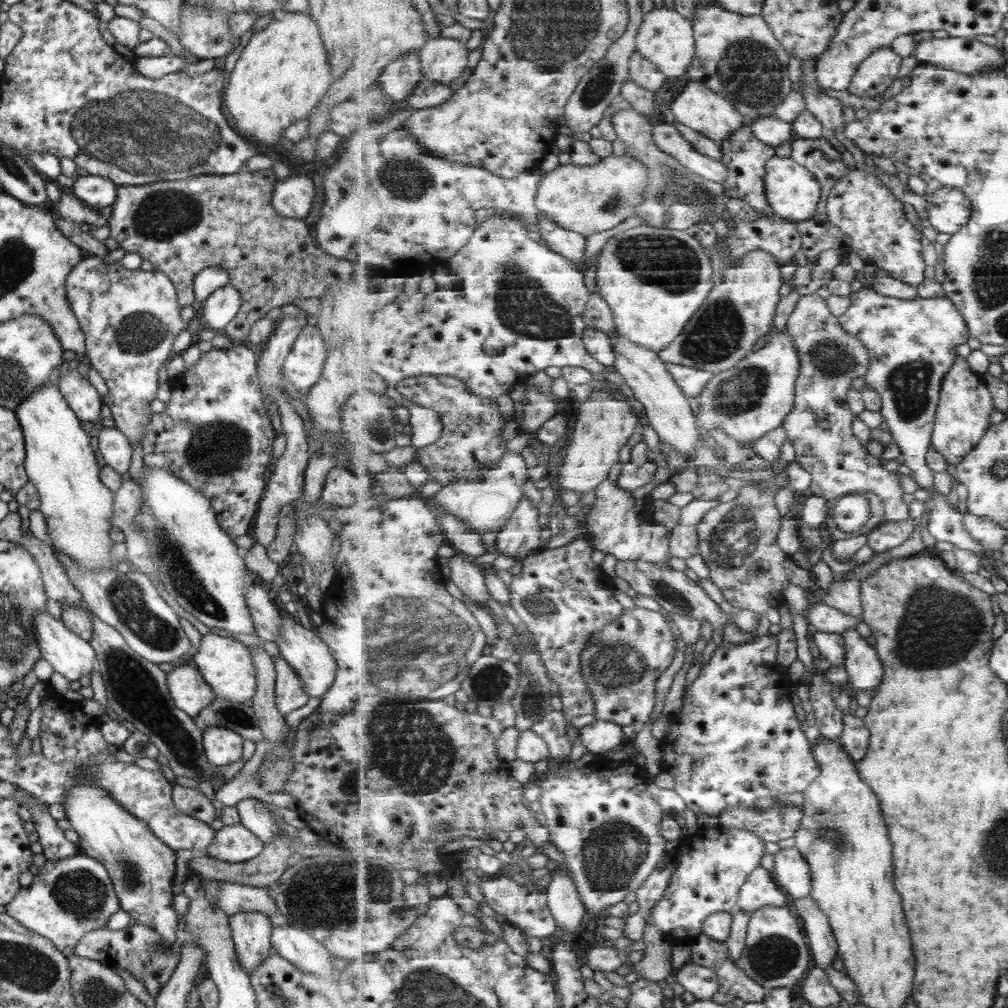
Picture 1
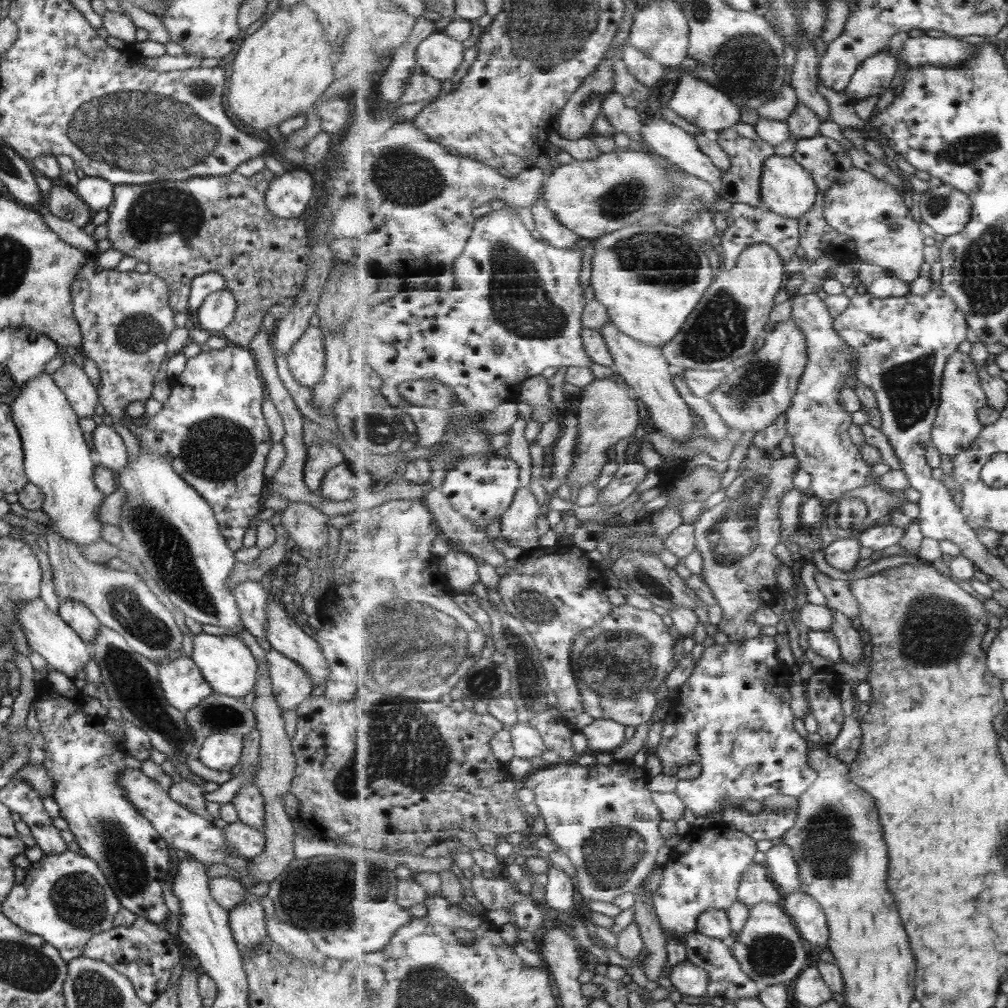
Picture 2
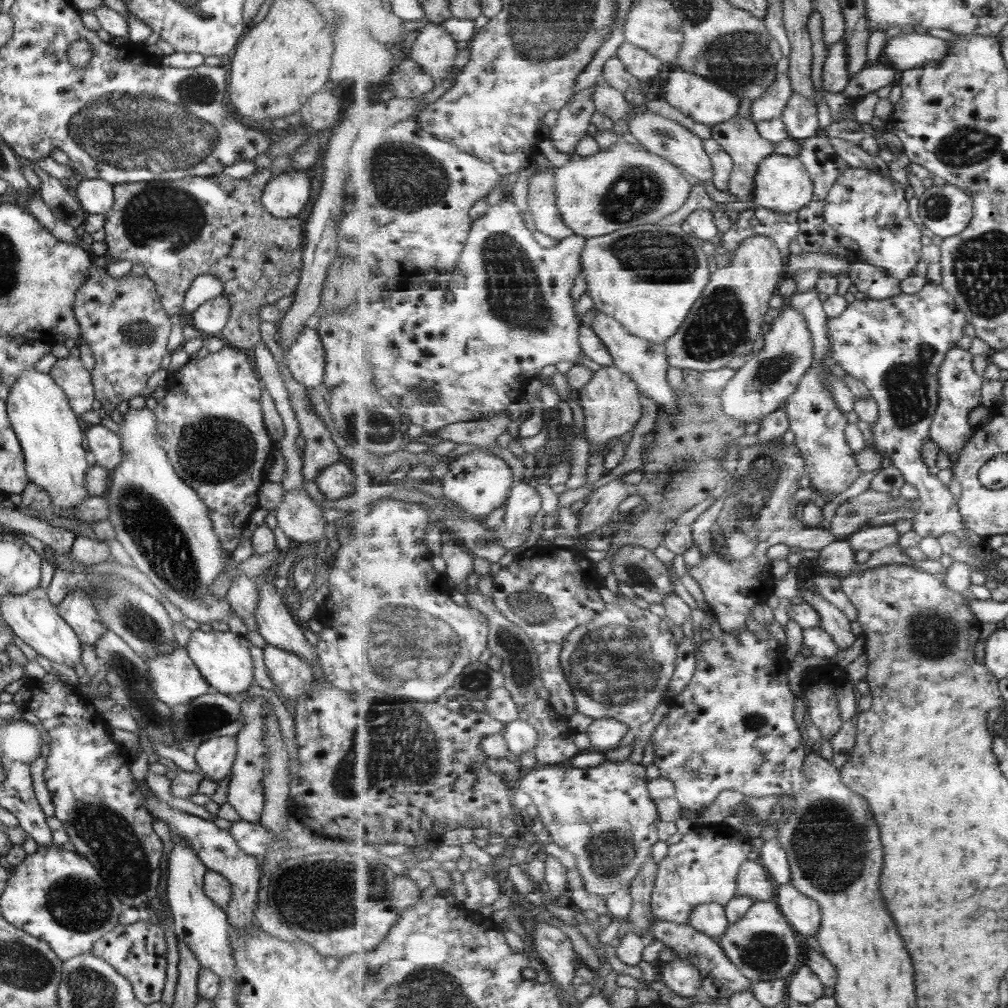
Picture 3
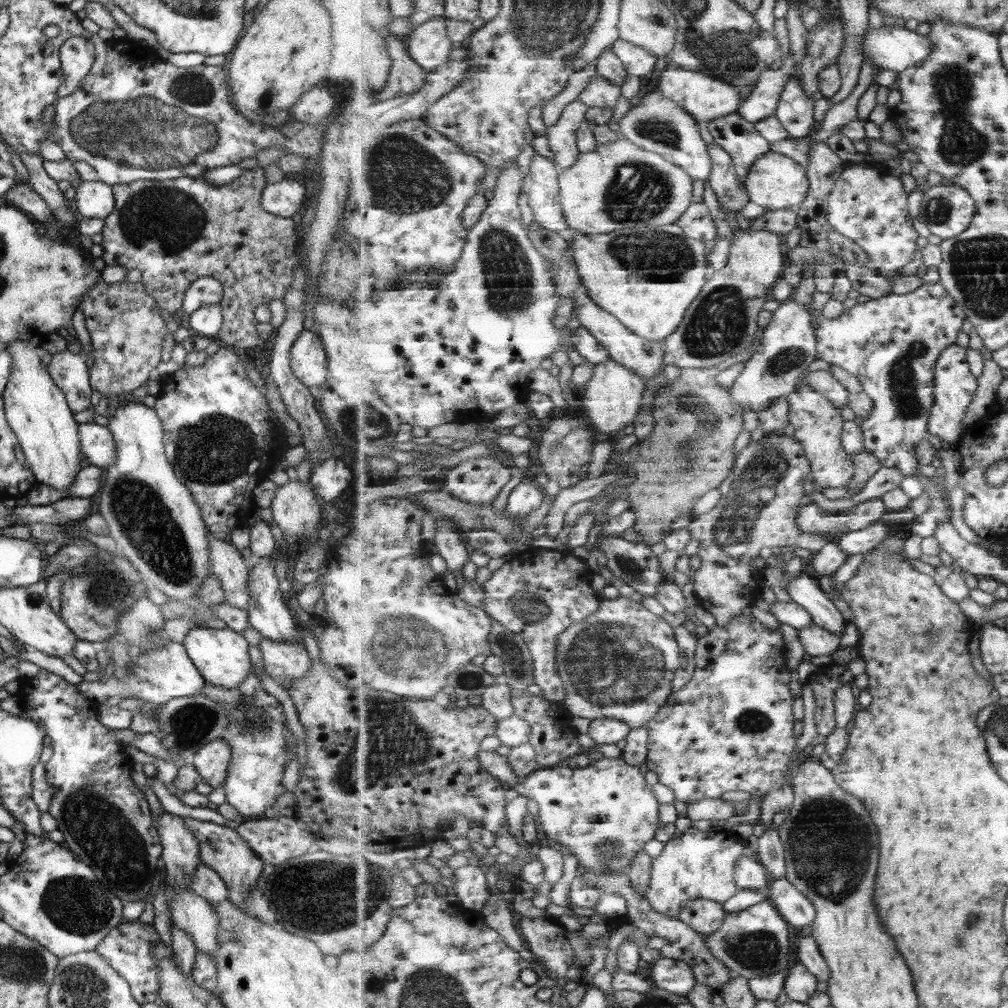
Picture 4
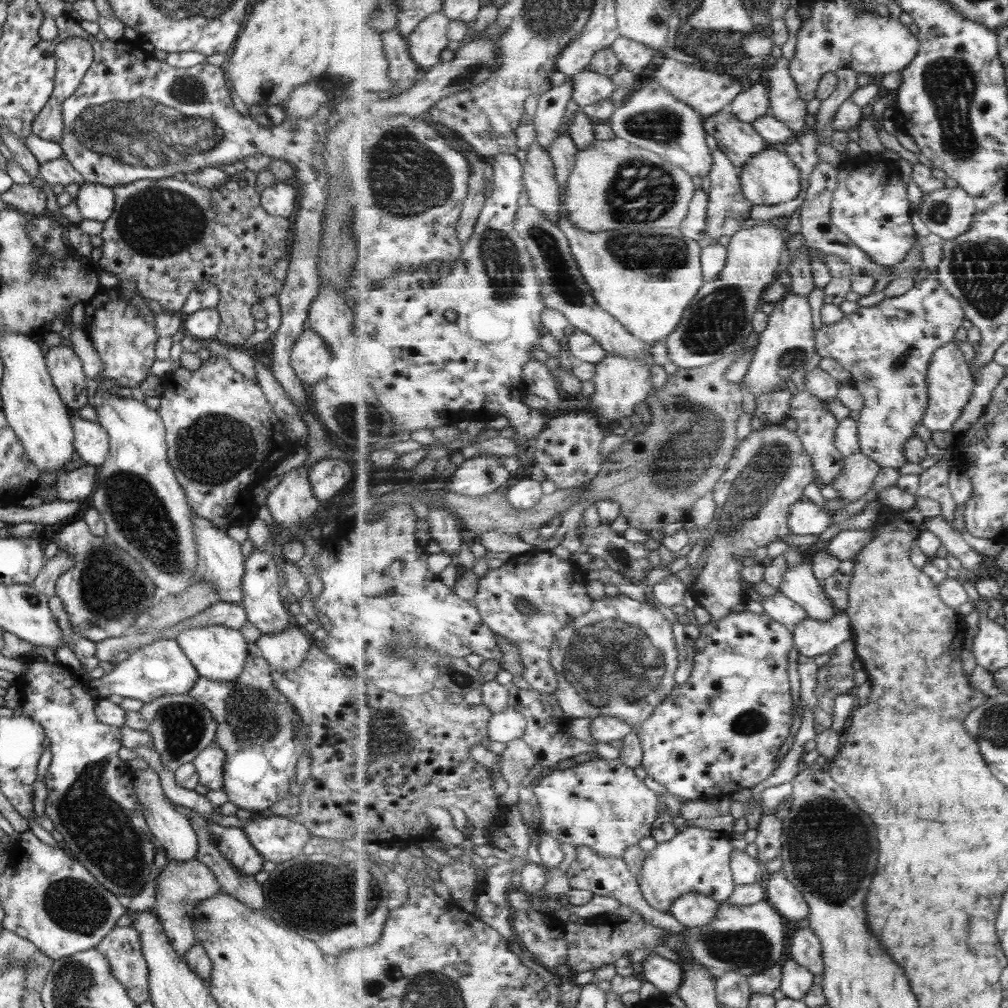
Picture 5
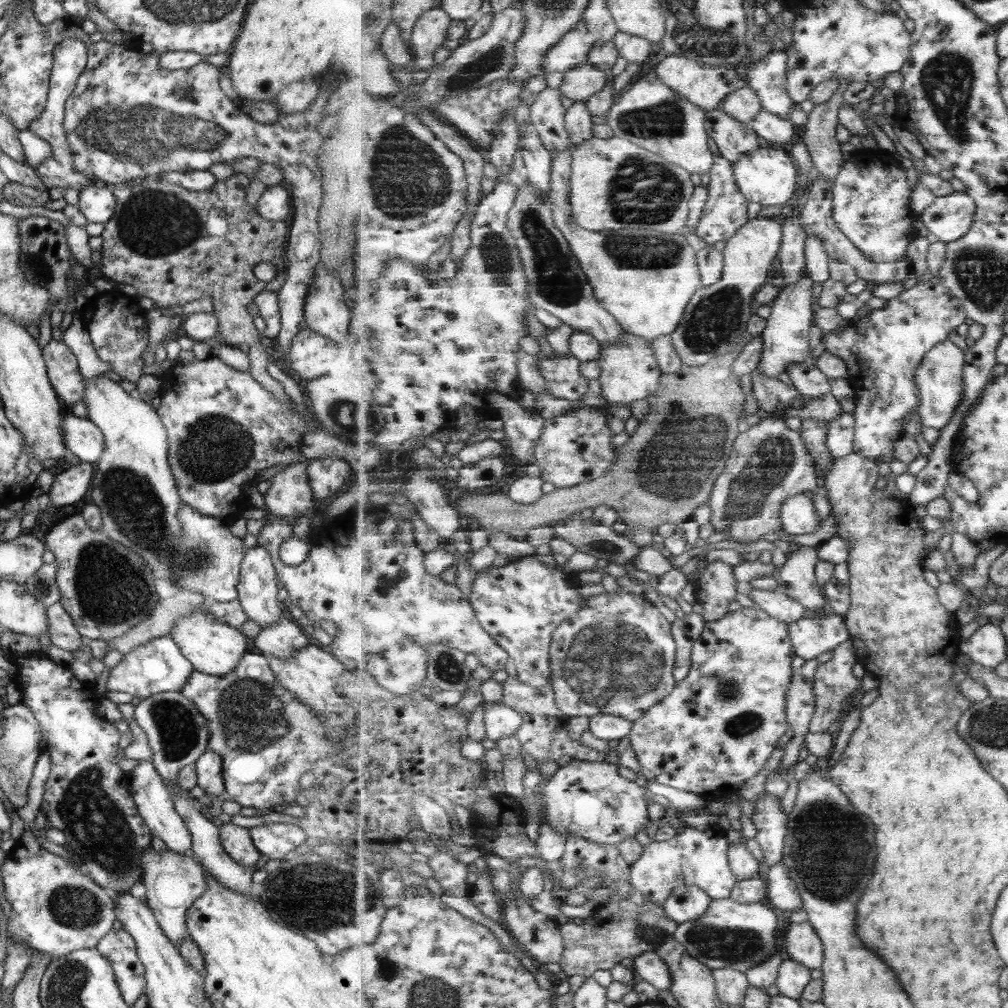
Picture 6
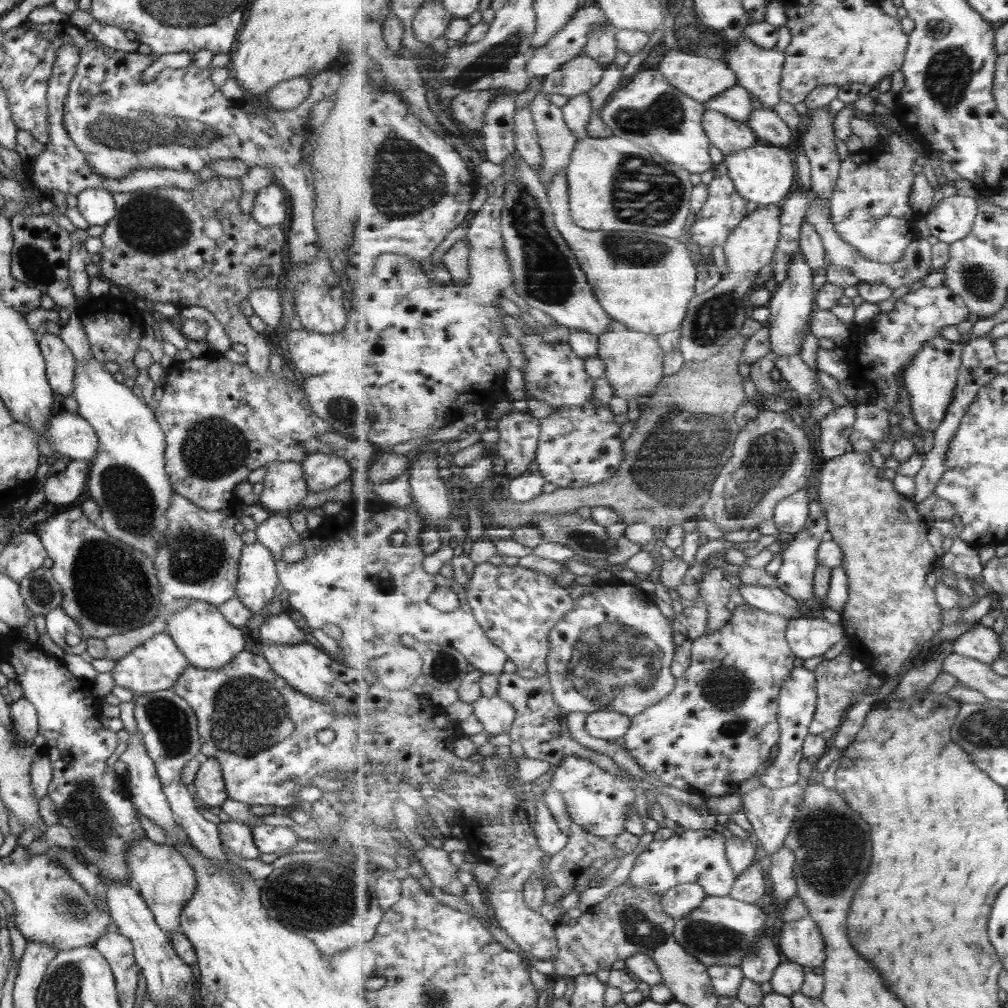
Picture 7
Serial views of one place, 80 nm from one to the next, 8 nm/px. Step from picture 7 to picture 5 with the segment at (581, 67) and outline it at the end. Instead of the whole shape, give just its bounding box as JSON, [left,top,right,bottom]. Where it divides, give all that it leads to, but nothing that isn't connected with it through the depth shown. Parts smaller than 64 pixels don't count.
[572,70,615,106]

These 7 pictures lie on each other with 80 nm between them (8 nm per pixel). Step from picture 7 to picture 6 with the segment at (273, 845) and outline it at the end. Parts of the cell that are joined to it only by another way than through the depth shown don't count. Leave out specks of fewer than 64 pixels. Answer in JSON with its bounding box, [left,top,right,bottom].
[248,824,306,860]

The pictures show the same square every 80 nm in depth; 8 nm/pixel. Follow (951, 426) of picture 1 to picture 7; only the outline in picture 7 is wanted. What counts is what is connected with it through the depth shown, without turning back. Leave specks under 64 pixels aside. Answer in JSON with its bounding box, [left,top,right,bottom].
[904,336,964,431]

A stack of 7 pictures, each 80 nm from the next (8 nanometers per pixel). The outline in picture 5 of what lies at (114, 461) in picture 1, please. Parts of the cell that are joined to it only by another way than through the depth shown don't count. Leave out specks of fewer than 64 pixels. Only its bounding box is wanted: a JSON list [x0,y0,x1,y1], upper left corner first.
[70,417,108,467]

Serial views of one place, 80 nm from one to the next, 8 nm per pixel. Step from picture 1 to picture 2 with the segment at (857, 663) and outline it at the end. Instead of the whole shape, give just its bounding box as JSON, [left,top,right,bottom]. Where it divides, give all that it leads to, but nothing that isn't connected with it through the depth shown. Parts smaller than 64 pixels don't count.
[830,609,863,664]

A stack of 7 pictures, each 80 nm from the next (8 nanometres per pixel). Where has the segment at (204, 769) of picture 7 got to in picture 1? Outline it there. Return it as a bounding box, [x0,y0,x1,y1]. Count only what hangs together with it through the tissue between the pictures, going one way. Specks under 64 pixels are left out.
[202,726,242,767]

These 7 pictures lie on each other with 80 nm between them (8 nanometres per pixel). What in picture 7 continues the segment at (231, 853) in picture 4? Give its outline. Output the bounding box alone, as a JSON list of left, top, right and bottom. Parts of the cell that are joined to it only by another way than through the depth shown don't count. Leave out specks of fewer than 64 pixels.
[216,821,260,860]

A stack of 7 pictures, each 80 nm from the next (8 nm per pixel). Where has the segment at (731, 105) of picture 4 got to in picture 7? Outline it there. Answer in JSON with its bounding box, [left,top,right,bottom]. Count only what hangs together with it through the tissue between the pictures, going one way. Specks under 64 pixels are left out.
[658,50,739,104]

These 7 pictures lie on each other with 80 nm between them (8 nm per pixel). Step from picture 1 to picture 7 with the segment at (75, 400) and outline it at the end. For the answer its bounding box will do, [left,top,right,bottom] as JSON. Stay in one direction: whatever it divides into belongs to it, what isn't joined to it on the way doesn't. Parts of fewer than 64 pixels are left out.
[38,334,74,398]

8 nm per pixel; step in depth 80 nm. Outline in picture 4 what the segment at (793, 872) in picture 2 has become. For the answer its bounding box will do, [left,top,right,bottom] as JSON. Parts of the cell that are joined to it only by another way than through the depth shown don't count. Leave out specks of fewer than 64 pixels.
[756,825,787,880]

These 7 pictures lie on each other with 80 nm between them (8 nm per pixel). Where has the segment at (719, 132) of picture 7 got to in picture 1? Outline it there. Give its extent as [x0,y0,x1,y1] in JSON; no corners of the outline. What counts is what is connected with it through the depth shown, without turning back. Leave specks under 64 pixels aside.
[721,126,776,212]

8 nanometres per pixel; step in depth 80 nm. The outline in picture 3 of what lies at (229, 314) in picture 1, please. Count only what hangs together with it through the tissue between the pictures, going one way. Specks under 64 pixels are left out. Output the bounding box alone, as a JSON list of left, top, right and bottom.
[191,295,228,337]

